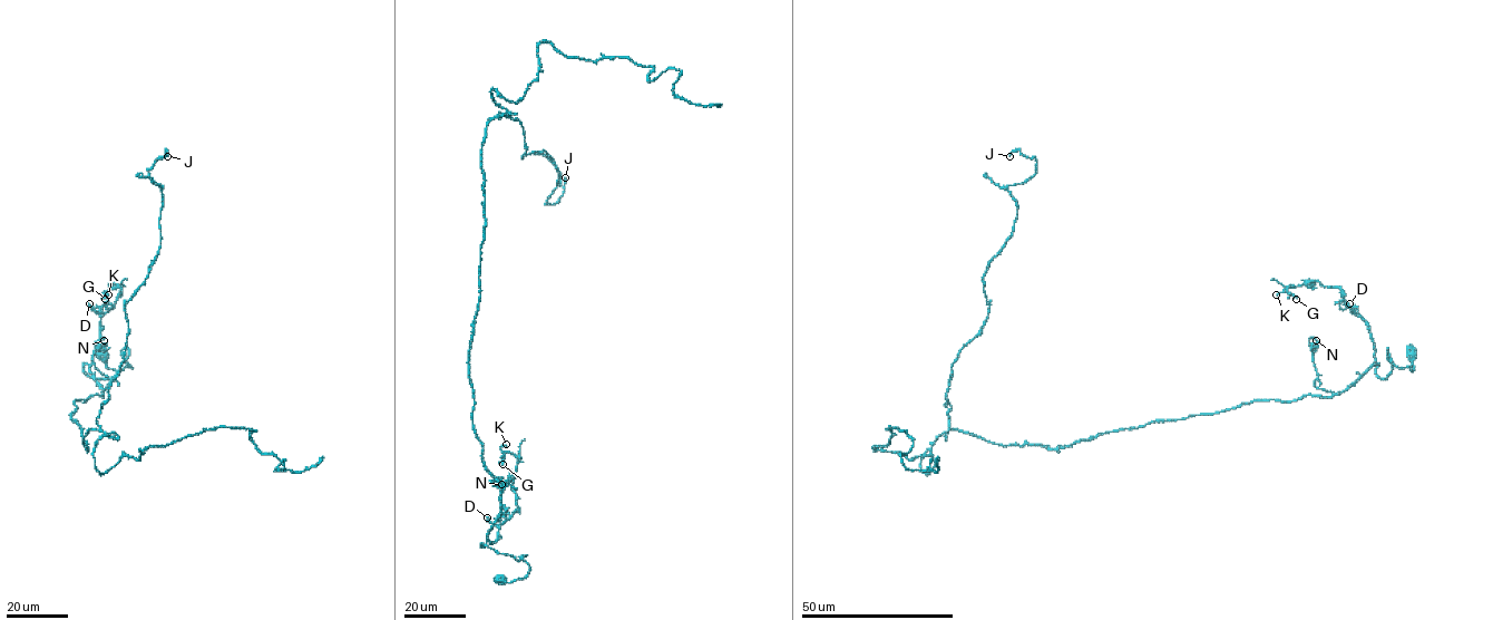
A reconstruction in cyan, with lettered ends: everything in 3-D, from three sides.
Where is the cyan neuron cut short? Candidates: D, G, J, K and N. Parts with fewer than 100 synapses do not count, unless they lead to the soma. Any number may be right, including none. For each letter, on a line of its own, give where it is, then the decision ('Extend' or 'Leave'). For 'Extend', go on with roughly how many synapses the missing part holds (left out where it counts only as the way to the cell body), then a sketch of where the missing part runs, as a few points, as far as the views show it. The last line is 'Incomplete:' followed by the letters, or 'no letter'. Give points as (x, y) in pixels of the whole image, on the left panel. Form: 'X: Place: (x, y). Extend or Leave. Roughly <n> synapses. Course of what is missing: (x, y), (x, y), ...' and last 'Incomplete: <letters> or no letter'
D: Place: (89, 303). Leave
G: Place: (105, 299). Leave
J: Place: (167, 156). Leave
K: Place: (108, 294). Leave
N: Place: (104, 340). Leave
Incomplete: no letter

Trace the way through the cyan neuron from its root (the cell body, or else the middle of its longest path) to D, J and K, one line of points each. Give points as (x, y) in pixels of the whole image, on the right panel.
D: (1411, 352), (1413, 370), (1391, 361), (1392, 371), (1381, 378), (1370, 330), (1349, 303)
J: (1411, 352), (1329, 397), (1055, 448), (949, 429), (1006, 187), (1035, 173), (1010, 156)
K: (1411, 352), (1413, 370), (1391, 361), (1392, 371), (1381, 378), (1368, 325), (1339, 288), (1309, 281), (1276, 294)

